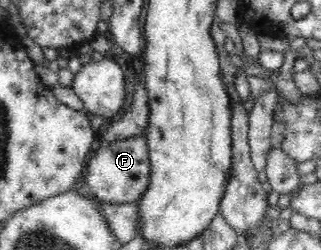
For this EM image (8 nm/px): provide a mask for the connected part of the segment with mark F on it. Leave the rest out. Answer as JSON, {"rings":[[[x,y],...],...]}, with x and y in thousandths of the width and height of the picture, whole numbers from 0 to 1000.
{"rings":[[[427,536],[411,552],[377,552],[349,564],[343,576],[312,572],[308,596],[280,620],[268,664],[268,724],[293,788],[340,812],[427,812],[449,780],[467,712],[467,636],[452,536]]]}

